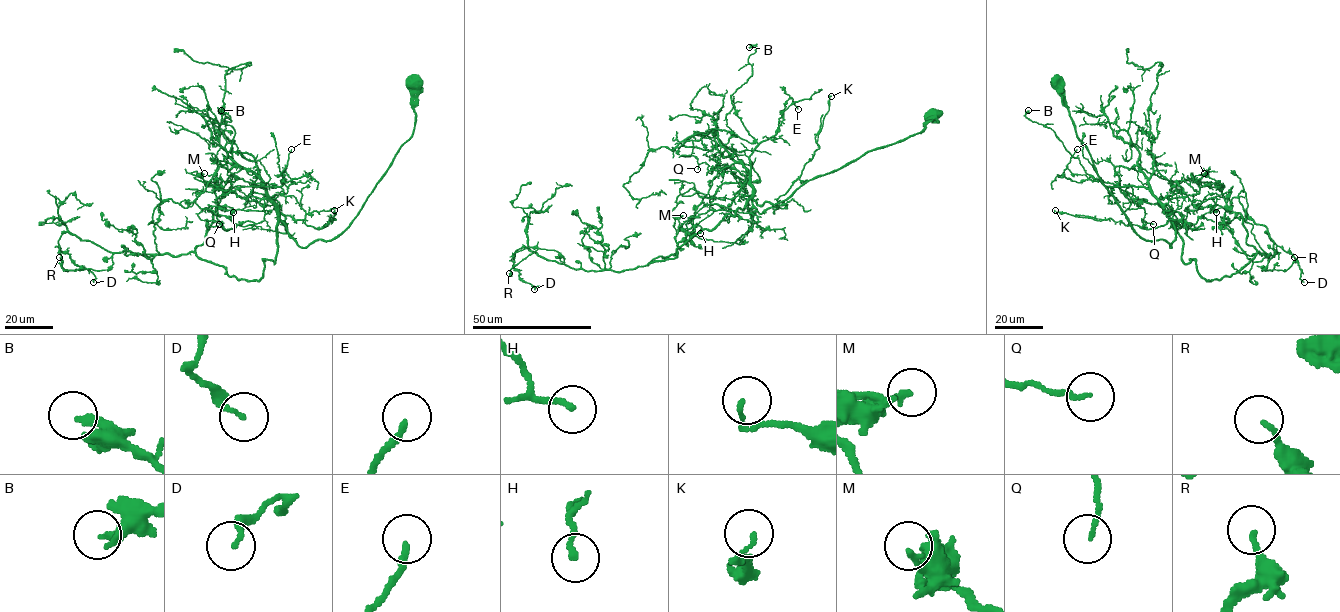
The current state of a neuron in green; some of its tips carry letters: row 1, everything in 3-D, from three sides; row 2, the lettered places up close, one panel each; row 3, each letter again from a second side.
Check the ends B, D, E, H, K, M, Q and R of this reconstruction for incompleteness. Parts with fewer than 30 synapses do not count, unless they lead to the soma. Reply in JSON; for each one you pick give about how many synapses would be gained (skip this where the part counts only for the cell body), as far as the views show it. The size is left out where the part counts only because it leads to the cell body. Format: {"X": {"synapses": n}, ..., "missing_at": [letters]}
{"missing_at": []}

